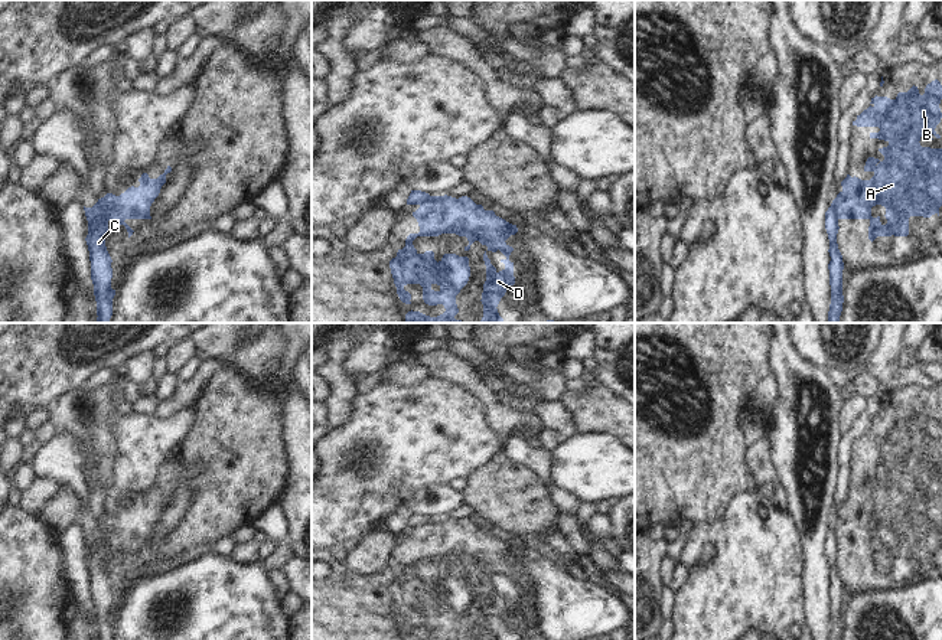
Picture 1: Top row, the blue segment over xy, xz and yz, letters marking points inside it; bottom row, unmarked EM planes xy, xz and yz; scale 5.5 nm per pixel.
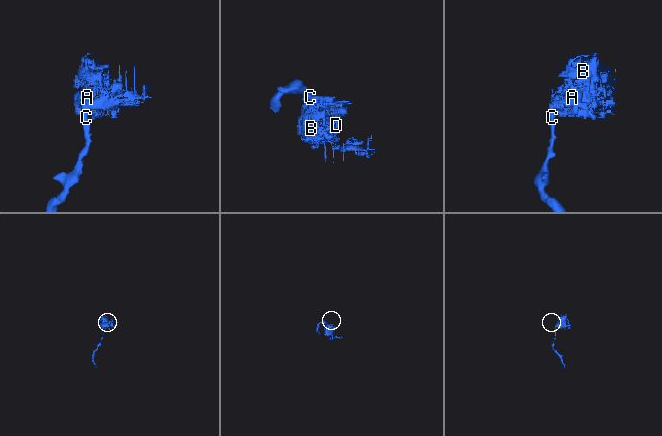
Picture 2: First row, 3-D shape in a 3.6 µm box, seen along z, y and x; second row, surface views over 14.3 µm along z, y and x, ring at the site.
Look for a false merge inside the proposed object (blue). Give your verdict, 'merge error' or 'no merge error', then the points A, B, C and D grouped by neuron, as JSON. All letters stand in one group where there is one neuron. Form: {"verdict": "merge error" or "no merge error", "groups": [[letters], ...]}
{"verdict": "merge error", "groups": [["A", "B", "D"], ["C"]]}

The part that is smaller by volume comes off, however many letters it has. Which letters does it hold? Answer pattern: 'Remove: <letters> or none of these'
Remove: C

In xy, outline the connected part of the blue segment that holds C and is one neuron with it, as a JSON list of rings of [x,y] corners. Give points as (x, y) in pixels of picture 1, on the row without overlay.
[[[97,525],[92,530],[84,529],[84,533],[88,543],[88,558],[85,564],[89,574],[91,603],[97,624],[97,639],[111,640],[115,613],[111,611],[113,582],[105,569],[108,541],[102,535],[100,525]]]

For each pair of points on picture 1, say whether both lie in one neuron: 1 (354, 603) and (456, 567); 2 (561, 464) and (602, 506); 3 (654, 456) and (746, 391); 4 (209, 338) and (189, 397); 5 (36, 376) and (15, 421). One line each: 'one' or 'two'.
1: one
2: two
3: one
4: two
5: two

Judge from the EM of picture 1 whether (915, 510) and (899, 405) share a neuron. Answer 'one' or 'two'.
one

